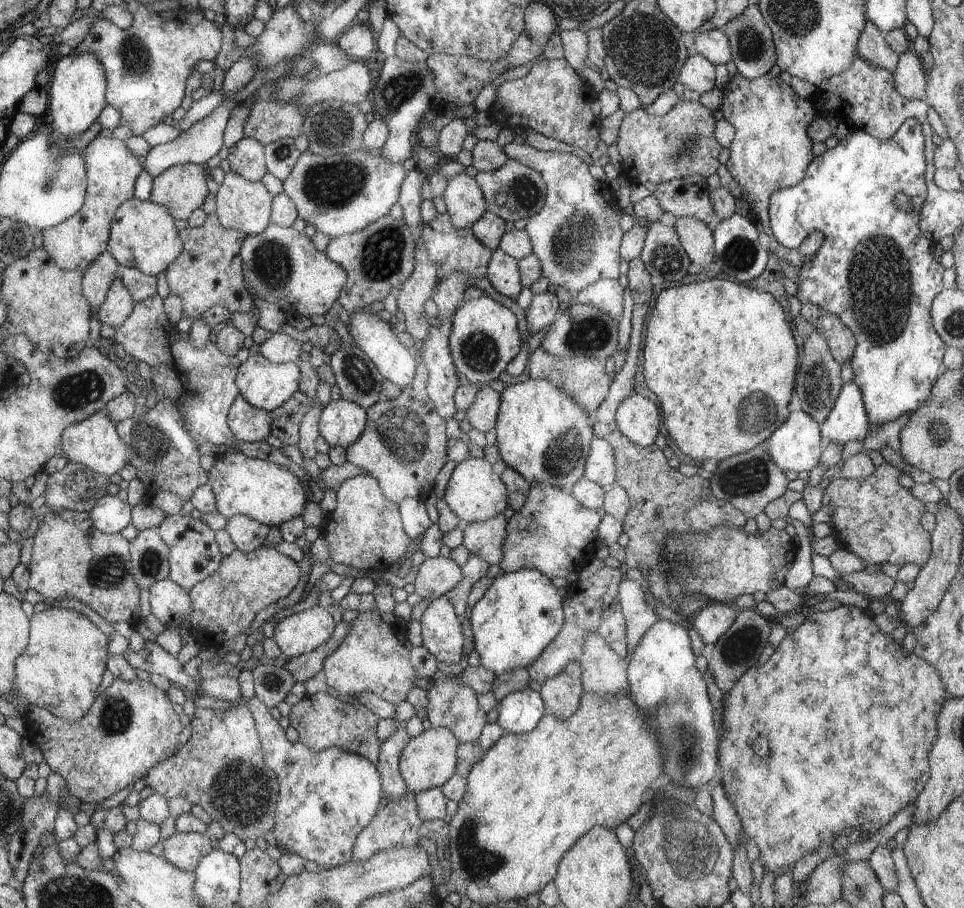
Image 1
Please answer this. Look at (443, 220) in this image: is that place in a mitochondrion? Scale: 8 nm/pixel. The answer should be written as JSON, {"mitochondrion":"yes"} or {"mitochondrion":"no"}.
{"mitochondrion":"no"}

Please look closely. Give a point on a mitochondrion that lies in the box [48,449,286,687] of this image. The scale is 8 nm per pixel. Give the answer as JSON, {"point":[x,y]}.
{"point":[108,571]}

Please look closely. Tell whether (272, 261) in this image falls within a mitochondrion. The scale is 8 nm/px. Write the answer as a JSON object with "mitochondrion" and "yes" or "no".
{"mitochondrion":"yes"}

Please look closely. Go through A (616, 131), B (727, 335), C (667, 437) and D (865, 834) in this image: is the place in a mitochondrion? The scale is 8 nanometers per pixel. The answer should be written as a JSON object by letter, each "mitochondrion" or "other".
{"A":"other","B":"other","C":"other","D":"other"}

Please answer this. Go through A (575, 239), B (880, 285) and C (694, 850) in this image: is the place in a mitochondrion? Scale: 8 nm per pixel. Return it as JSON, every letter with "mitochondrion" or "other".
{"A":"mitochondrion","B":"mitochondrion","C":"mitochondrion"}

